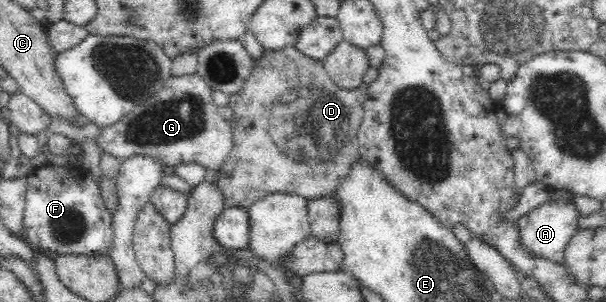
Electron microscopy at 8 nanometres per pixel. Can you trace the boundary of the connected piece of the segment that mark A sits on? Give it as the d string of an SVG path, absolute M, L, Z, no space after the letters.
M549 200L549 202L541 204L541 206L531 210L529 214L525 214L515 222L518 227L520 244L522 244L524 250L537 258L563 264L564 250L569 239L579 230L577 225L578 216L573 201L557 203Z

